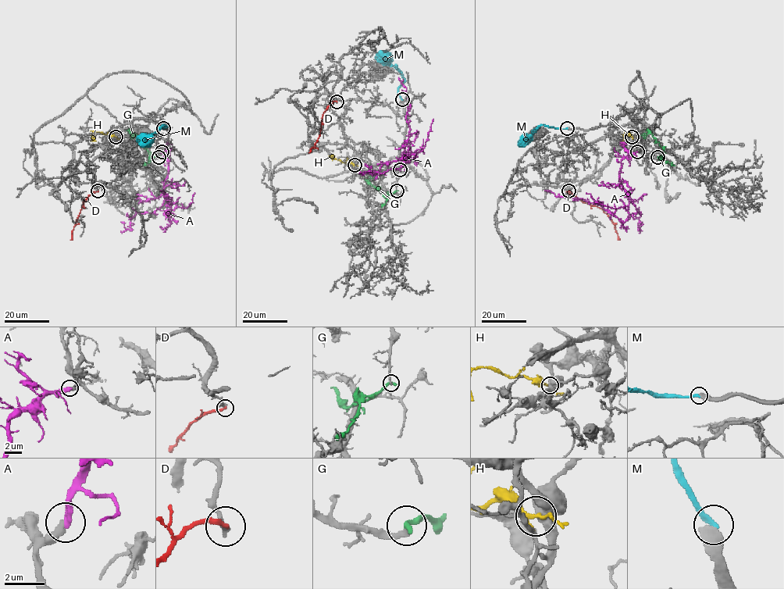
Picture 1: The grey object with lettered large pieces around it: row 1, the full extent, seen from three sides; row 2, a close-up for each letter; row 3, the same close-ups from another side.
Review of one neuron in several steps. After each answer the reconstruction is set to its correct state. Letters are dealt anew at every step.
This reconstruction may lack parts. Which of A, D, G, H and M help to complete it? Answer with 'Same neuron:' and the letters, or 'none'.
Same neuron: A

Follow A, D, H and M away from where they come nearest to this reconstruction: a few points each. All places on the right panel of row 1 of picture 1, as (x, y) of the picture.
A: (636, 151), (621, 160), (618, 180), (629, 200), (628, 217), (622, 223), (600, 205), (544, 190)
D: (569, 190), (585, 201), (599, 207), (614, 224), (620, 240)
H: (632, 137), (626, 131), (622, 135), (622, 141)
M: (567, 128), (539, 126), (523, 144), (517, 145)

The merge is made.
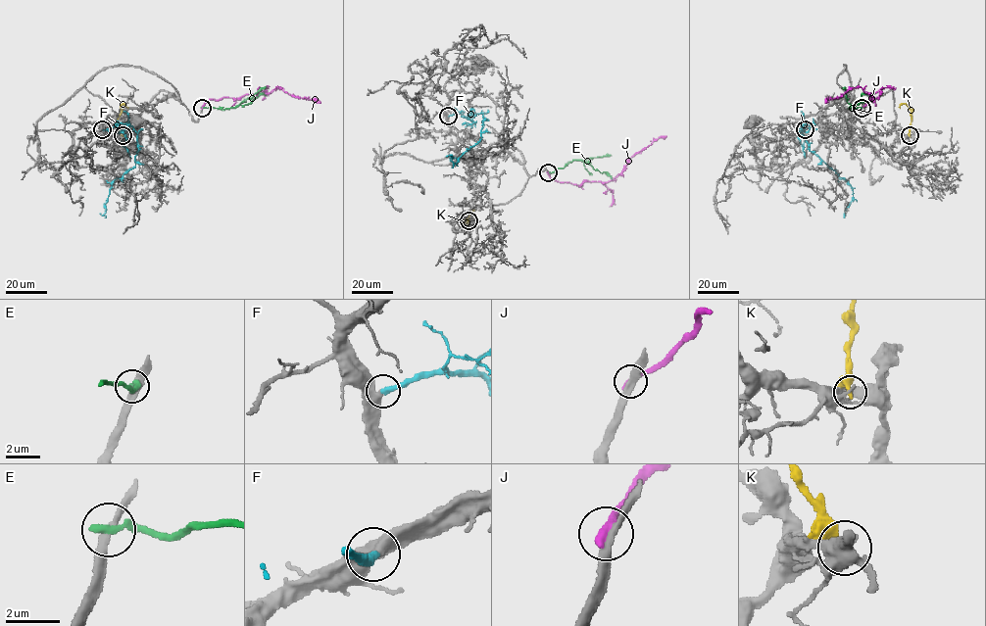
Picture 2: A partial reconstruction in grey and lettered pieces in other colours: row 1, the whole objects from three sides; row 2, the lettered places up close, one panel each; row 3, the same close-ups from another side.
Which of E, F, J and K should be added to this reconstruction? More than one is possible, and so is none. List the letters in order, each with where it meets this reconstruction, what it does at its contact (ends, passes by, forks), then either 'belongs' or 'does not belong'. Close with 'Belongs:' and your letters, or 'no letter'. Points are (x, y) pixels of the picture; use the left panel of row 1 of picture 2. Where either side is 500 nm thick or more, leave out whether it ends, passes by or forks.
E: (202, 107) | it ends | does not belong
F: (102, 129) | it ends | belongs
J: (202, 108) | it ends | does not belong
K: (123, 135) | it ends | does not belong
Belongs: F

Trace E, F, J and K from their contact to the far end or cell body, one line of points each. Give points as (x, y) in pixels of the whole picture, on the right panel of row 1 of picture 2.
E: (861, 107), (849, 108), (851, 105), (858, 105), (862, 94), (867, 96)
F: (805, 129), (803, 125), (806, 123), (802, 133), (808, 148), (852, 188), (853, 199), (844, 217)
J: (862, 108), (874, 98), (870, 99), (871, 94), (861, 87), (850, 88), (825, 103)
K: (910, 136), (909, 107), (902, 104), (900, 108)

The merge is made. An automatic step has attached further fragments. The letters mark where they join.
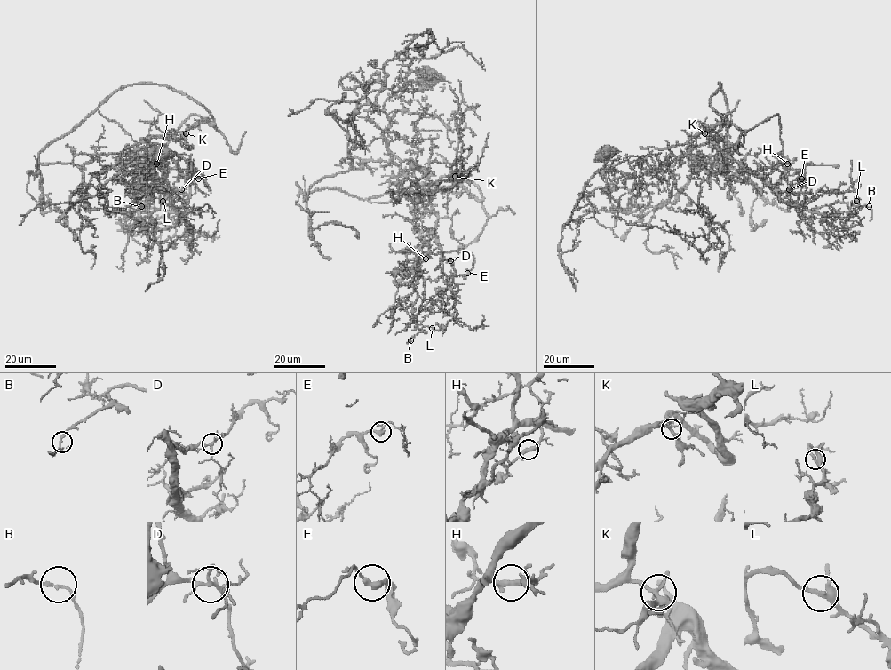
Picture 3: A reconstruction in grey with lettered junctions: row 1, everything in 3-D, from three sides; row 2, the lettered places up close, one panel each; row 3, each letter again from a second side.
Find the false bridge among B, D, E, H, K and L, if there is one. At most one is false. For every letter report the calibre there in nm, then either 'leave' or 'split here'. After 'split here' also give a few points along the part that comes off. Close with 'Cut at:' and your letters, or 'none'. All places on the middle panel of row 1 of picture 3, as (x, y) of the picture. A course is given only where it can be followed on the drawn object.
B: calibre 160 nm; leave
D: calibre 170 nm; leave
E: calibre 280 nm; leave
H: calibre 240 nm; leave
K: calibre 240 nm; leave
L: calibre 260 nm; leave
Cut at: none

